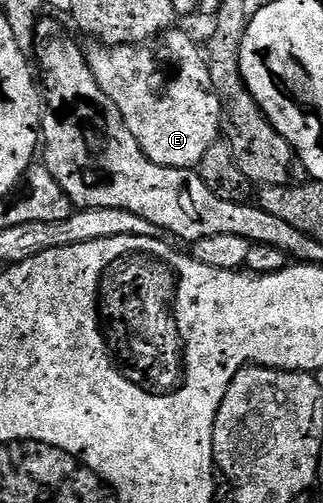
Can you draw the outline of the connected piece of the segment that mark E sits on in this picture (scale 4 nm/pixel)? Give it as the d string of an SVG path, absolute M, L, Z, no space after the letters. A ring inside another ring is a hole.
M171 30L165 33L166 60L170 65L165 68L158 61L153 47L137 44L103 44L91 43L91 48L85 49L86 61L96 78L100 82L100 90L116 102L116 110L124 118L128 130L132 130L132 138L140 142L140 150L152 162L165 168L197 169L199 162L208 154L212 146L223 135L224 117L222 115L222 97L214 87L214 79L210 77L210 66L207 57L198 49L198 44L186 32Z

